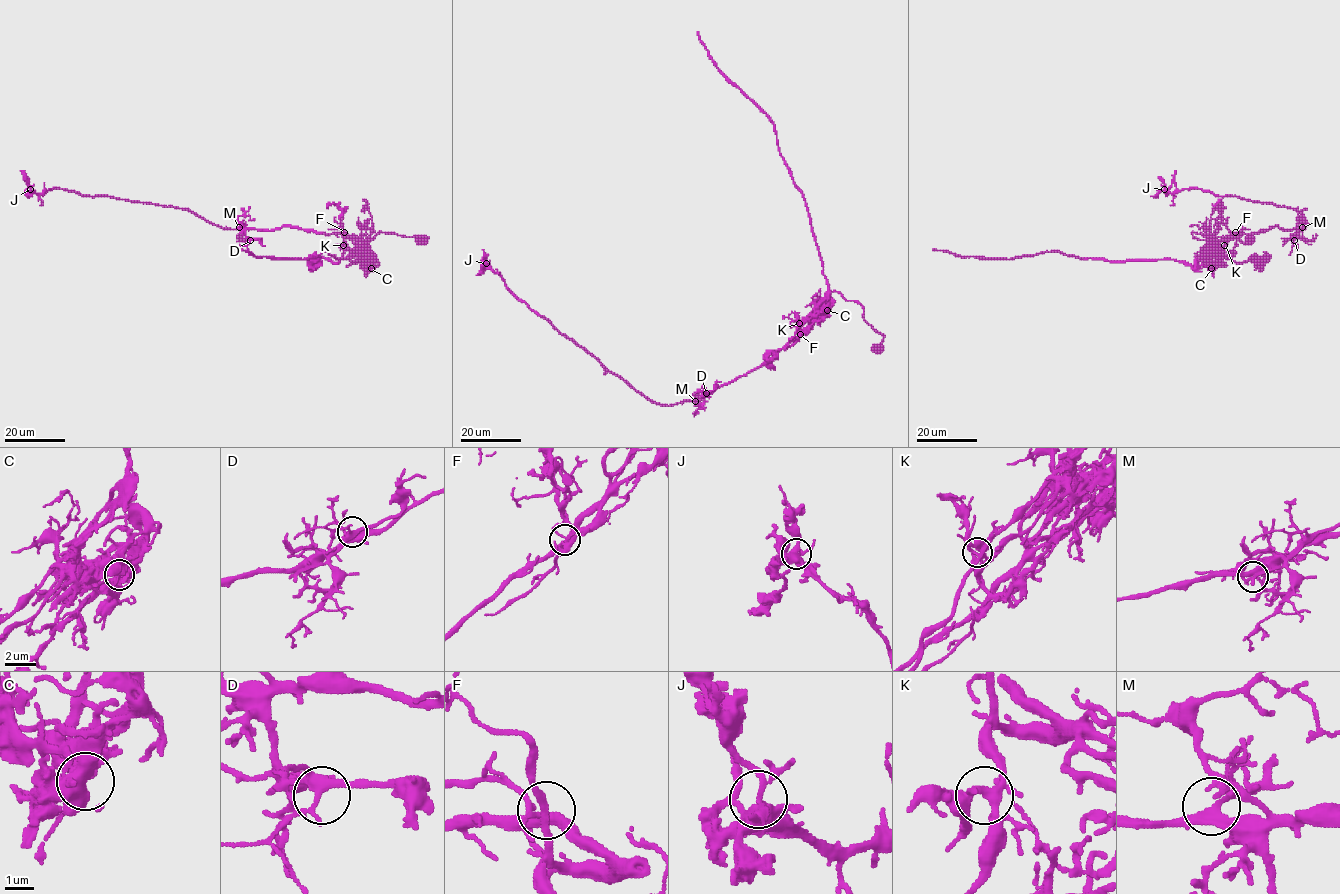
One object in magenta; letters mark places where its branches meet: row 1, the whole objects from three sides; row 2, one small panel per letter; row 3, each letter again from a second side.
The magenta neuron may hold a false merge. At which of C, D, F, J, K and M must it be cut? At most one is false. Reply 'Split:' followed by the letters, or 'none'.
Split: C

